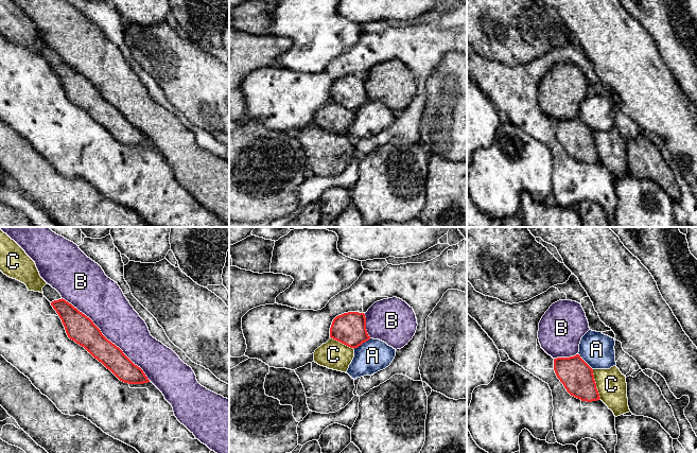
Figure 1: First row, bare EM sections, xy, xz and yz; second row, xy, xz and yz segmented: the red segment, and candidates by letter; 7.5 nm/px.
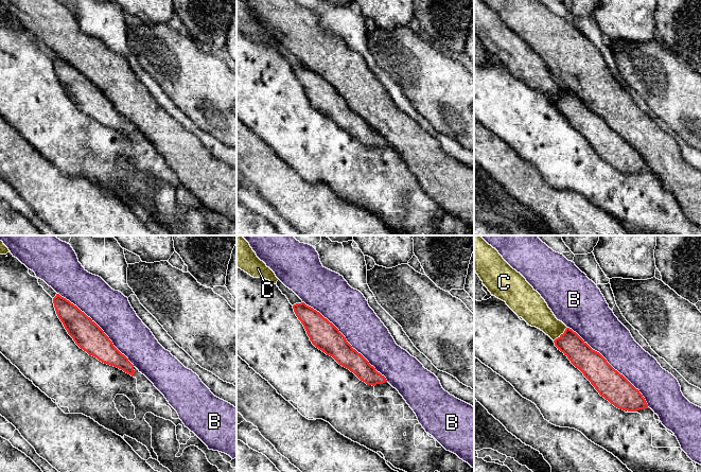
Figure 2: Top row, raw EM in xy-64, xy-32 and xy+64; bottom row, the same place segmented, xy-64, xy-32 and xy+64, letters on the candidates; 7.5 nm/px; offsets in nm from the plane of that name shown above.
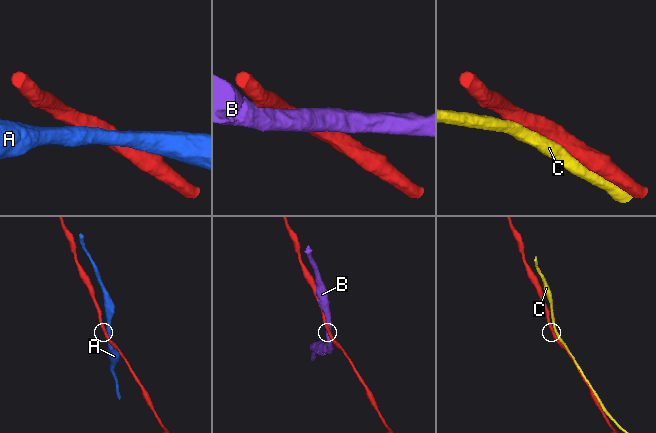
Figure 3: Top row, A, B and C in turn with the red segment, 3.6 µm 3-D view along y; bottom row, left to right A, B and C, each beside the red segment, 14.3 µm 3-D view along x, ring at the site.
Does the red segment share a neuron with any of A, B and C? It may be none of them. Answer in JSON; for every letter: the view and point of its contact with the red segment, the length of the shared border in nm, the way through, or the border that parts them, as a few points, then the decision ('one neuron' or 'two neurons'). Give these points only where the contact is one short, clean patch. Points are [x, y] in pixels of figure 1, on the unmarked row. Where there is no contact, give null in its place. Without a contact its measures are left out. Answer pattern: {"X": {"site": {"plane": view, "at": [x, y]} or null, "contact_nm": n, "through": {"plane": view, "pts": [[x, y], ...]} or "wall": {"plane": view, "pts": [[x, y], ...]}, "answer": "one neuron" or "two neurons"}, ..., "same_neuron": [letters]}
{"A": {"site": {"plane": "xz", "at": [362, 105]}, "contact_nm": 150, "answer": "two neurons"}, "B": {"site": {"plane": "xy", "at": [105, 100]}, "contact_nm": 900, "answer": "two neurons"}, "C": {"site": {"plane": "yz", "at": [595, 146]}, "contact_nm": 240, "answer": "two neurons"}, "same_neuron": []}

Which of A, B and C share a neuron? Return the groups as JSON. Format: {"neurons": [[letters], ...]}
{"neurons": [["A"], ["B"], ["C"]]}

